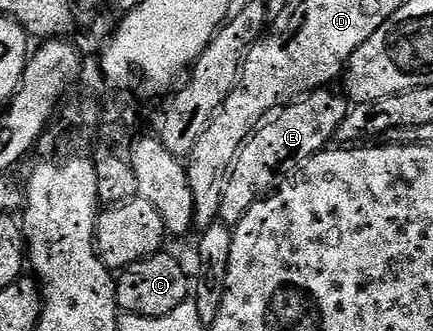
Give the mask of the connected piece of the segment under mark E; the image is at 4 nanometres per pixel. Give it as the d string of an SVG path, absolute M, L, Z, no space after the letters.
M327 87L316 89L290 102L251 134L237 155L235 166L231 168L225 191L221 195L219 221L222 224L232 227L239 225L245 211L249 211L253 203L262 201L310 157L322 153L325 147L335 141L335 132L347 115L349 101L342 92L339 94L330 93L331 91Z

